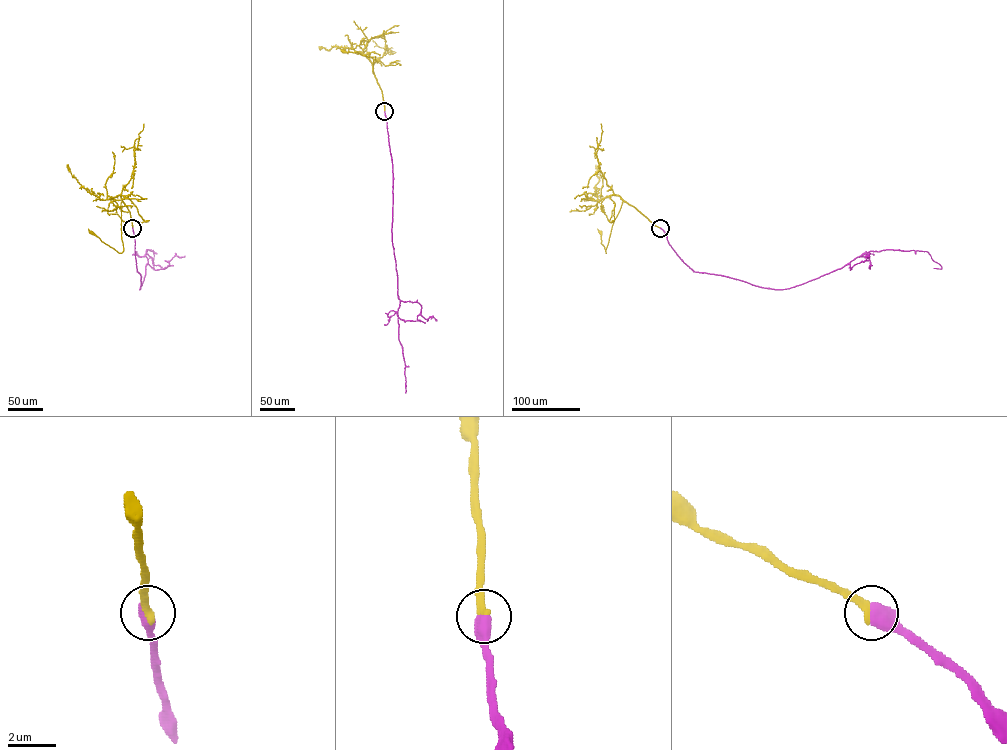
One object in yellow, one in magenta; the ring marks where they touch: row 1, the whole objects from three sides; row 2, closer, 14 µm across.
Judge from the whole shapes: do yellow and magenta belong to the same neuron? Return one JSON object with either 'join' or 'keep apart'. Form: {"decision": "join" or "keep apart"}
{"decision": "join"}

